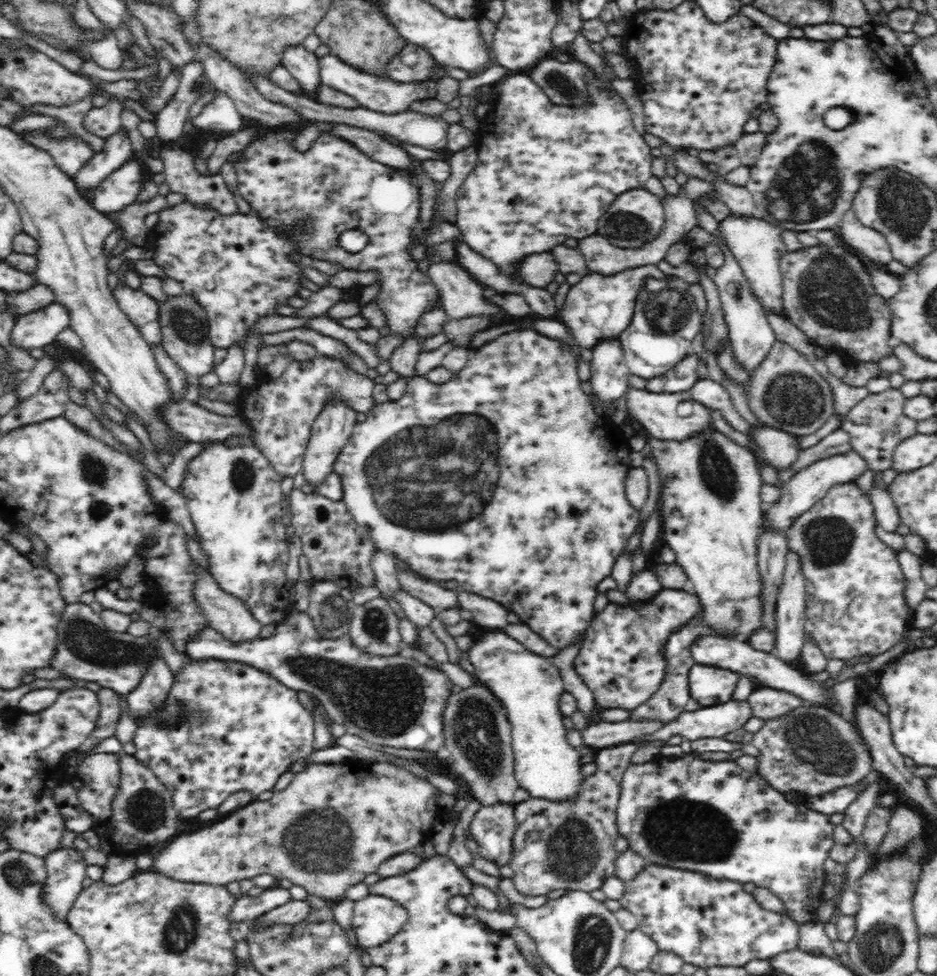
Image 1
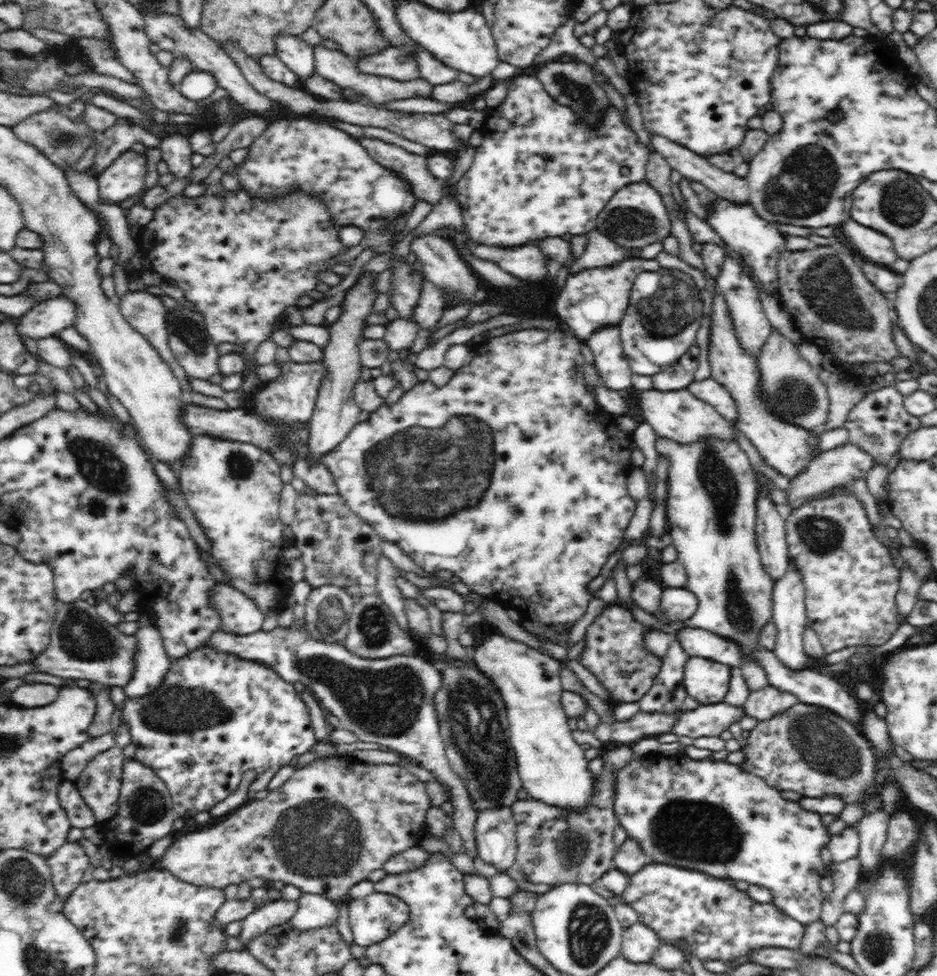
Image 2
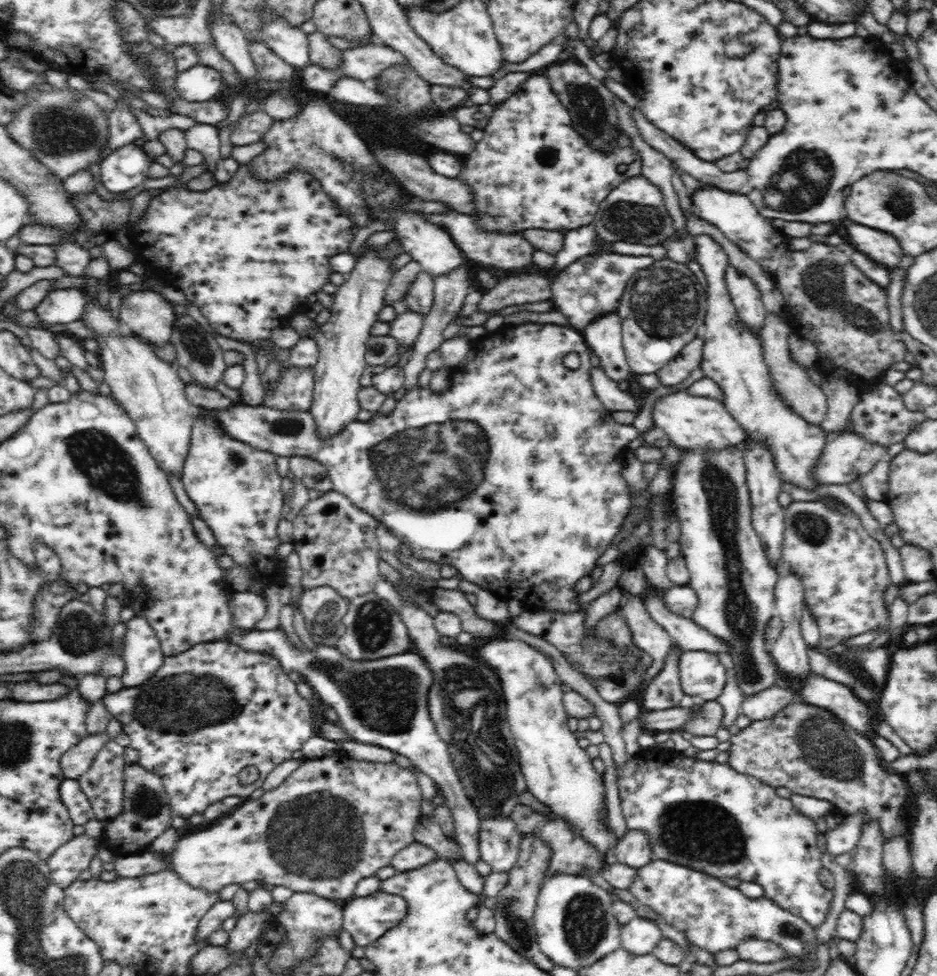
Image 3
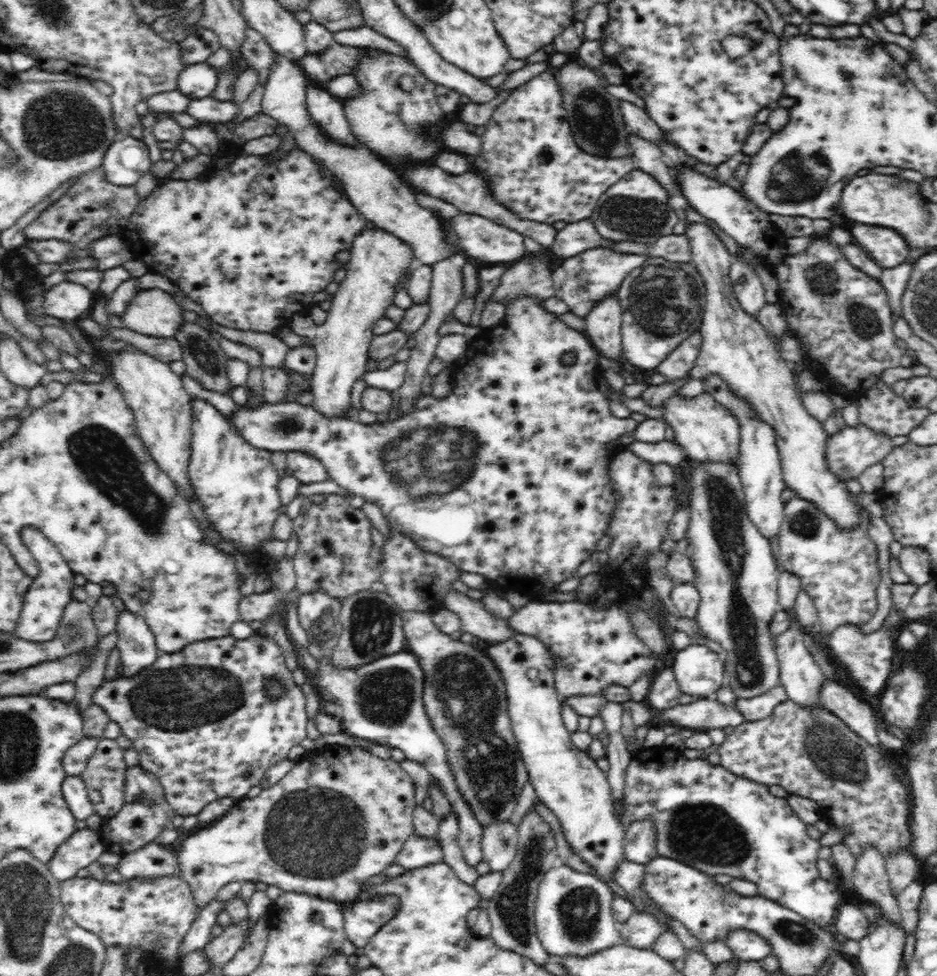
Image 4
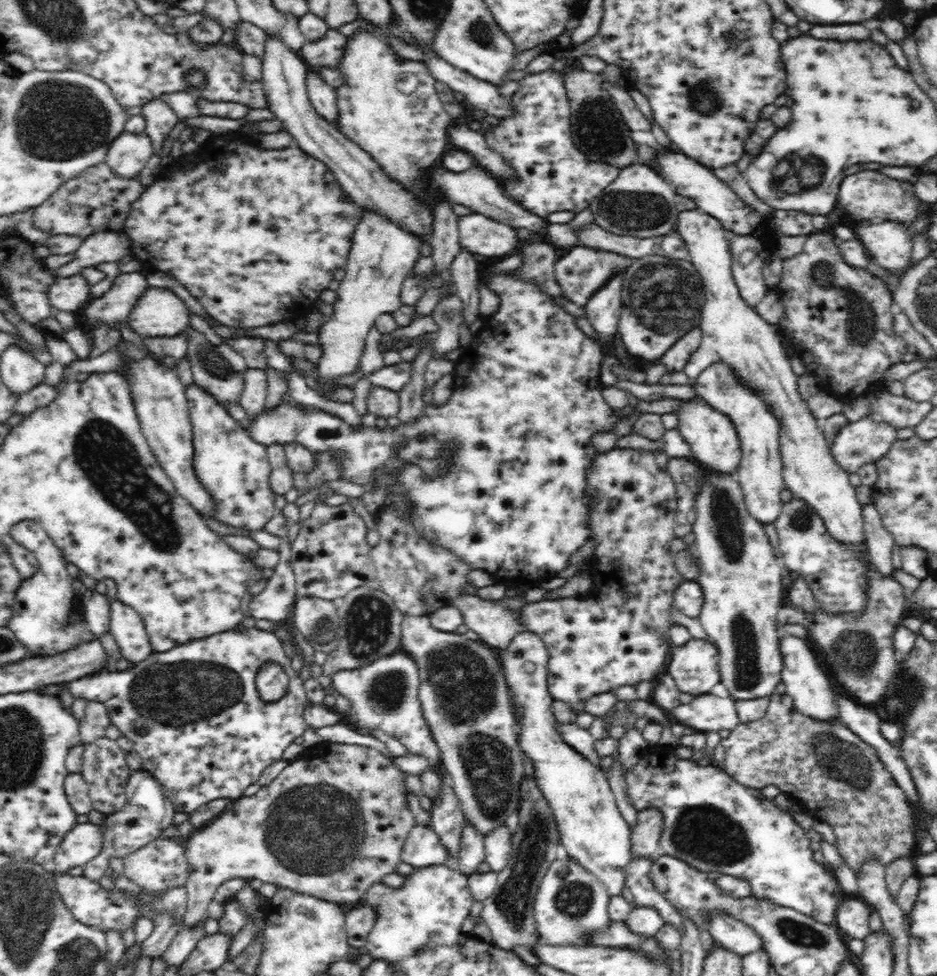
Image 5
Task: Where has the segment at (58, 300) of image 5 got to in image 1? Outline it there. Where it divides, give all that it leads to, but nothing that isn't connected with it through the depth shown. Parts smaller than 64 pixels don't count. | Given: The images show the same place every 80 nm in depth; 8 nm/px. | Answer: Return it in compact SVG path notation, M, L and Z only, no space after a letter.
M52 302L44 309L18 317L11 332L11 344L22 350L44 348L56 340L56 335L68 327L68 309Z

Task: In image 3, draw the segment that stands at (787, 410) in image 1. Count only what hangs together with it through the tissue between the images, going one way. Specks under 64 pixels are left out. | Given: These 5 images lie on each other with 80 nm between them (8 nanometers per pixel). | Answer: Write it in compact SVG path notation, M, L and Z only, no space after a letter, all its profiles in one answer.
M767 312L766 321L760 330L761 345L763 346L763 357L767 362L770 375L772 375L772 385L776 387L775 391L779 397L791 405L791 409L799 414L806 422L814 425L821 425L826 418L828 405L826 393L821 386L816 386L808 375L806 367L798 364L790 355L788 346L788 336L792 332L783 318L776 317Z

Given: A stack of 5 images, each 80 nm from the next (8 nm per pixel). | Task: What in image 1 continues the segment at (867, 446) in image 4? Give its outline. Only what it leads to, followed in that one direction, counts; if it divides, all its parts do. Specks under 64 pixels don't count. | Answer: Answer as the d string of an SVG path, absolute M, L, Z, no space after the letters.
M854 450L818 460L800 470L798 474L794 474L787 483L783 484L779 488L780 498L776 502L763 504L763 521L768 523L769 528L785 533L804 512L810 510L818 500L822 500L830 488L837 484L852 483L868 469L866 461Z

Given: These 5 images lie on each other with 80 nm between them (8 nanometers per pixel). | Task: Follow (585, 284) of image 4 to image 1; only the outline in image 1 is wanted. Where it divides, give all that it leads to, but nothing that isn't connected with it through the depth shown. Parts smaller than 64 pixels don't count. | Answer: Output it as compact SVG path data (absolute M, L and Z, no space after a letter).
M656 265L637 267L621 271L616 275L602 275L591 272L590 275L582 277L578 284L570 286L566 302L564 302L563 308L558 310L557 319L568 328L575 342L582 348L592 349L602 340L608 340L608 338L618 339L618 336L628 328L628 324L633 318L636 298L648 277L658 280L666 278L664 272L661 272Z

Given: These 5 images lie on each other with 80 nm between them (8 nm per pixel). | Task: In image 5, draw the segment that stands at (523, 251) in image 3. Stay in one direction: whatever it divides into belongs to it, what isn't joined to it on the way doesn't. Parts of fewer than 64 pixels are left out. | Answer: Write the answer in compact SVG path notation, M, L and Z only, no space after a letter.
M470 213L458 219L459 236L467 250L487 259L504 259L523 246L511 226L496 222L487 216Z

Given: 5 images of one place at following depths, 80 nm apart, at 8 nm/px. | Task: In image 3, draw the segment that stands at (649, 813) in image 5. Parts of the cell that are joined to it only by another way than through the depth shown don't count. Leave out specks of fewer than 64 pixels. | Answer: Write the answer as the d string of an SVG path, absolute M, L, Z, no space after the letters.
M627 830L614 848L611 865L615 863L639 869L652 862L652 847L649 838L641 830Z

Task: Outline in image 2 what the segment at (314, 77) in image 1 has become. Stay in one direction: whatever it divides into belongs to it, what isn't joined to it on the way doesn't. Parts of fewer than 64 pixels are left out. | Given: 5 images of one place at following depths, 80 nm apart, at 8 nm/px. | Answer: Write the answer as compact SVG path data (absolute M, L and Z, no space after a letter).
M279 35L276 41L278 58L300 78L306 80L314 74L314 51L303 36Z

